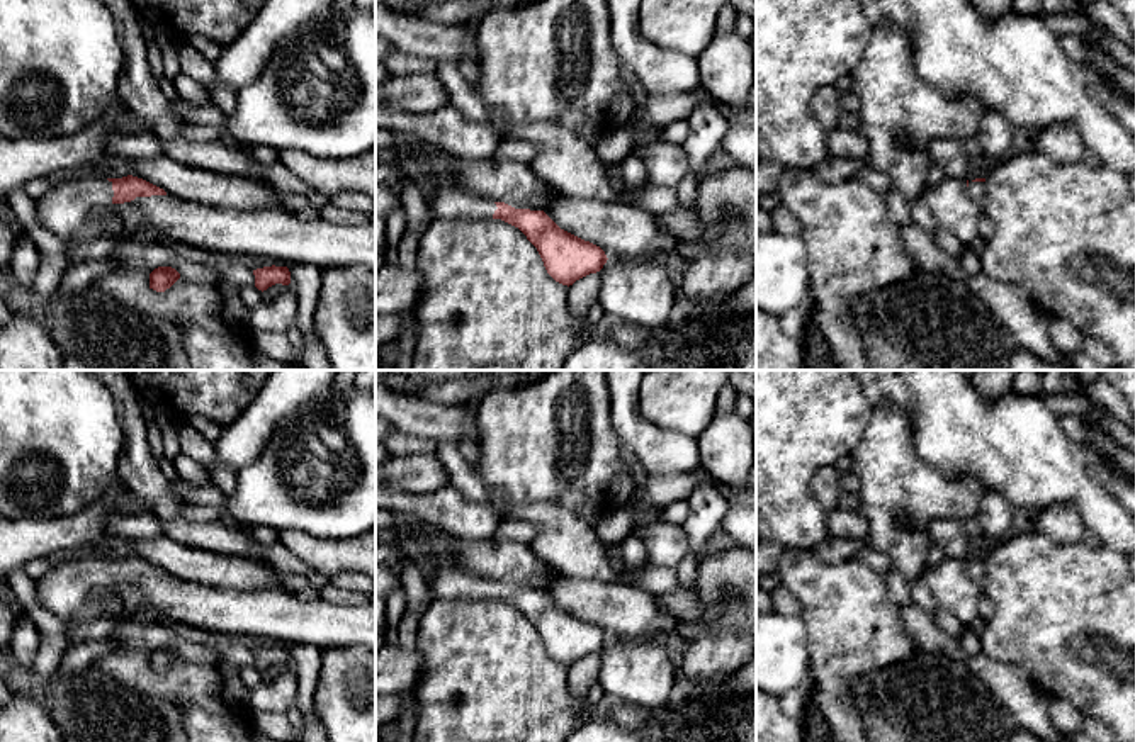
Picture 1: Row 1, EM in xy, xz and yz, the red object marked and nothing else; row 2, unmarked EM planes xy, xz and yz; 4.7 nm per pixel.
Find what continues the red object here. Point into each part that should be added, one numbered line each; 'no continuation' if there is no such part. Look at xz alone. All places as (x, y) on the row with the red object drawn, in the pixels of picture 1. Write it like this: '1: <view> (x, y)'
1: xz (447, 204)

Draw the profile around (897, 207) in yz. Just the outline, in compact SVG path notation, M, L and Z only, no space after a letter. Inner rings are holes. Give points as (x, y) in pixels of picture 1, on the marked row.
M895 190L880 194L887 209L887 214L899 224L912 224L911 204Z

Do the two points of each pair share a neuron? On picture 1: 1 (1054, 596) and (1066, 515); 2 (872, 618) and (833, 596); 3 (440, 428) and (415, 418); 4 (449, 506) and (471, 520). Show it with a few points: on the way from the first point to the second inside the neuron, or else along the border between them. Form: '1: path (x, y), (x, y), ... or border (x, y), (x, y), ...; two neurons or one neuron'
1: border (1035, 528), (1059, 544), (1076, 544), (1081, 540); two neurons
2: path (862, 618), (855, 618), (843, 607); one neuron
3: path (434, 421), (422, 418); one neuron
4: path (454, 511), (466, 520); one neuron

